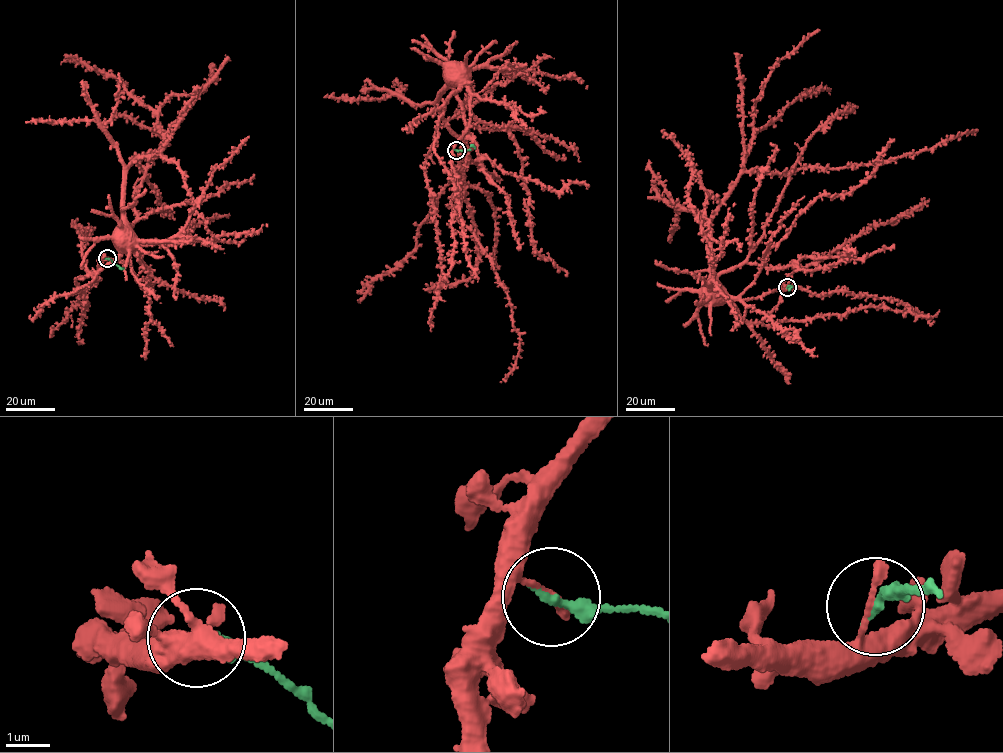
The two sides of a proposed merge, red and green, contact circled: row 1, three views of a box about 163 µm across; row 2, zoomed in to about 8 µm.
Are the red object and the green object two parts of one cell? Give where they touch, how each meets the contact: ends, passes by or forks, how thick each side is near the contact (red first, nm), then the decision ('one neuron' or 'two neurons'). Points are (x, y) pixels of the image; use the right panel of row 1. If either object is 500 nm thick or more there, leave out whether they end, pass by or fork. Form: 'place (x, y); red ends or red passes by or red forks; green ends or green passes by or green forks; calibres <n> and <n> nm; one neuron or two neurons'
place (787, 287); red ends; green ends; calibres 200 and 260 nm; two neurons

